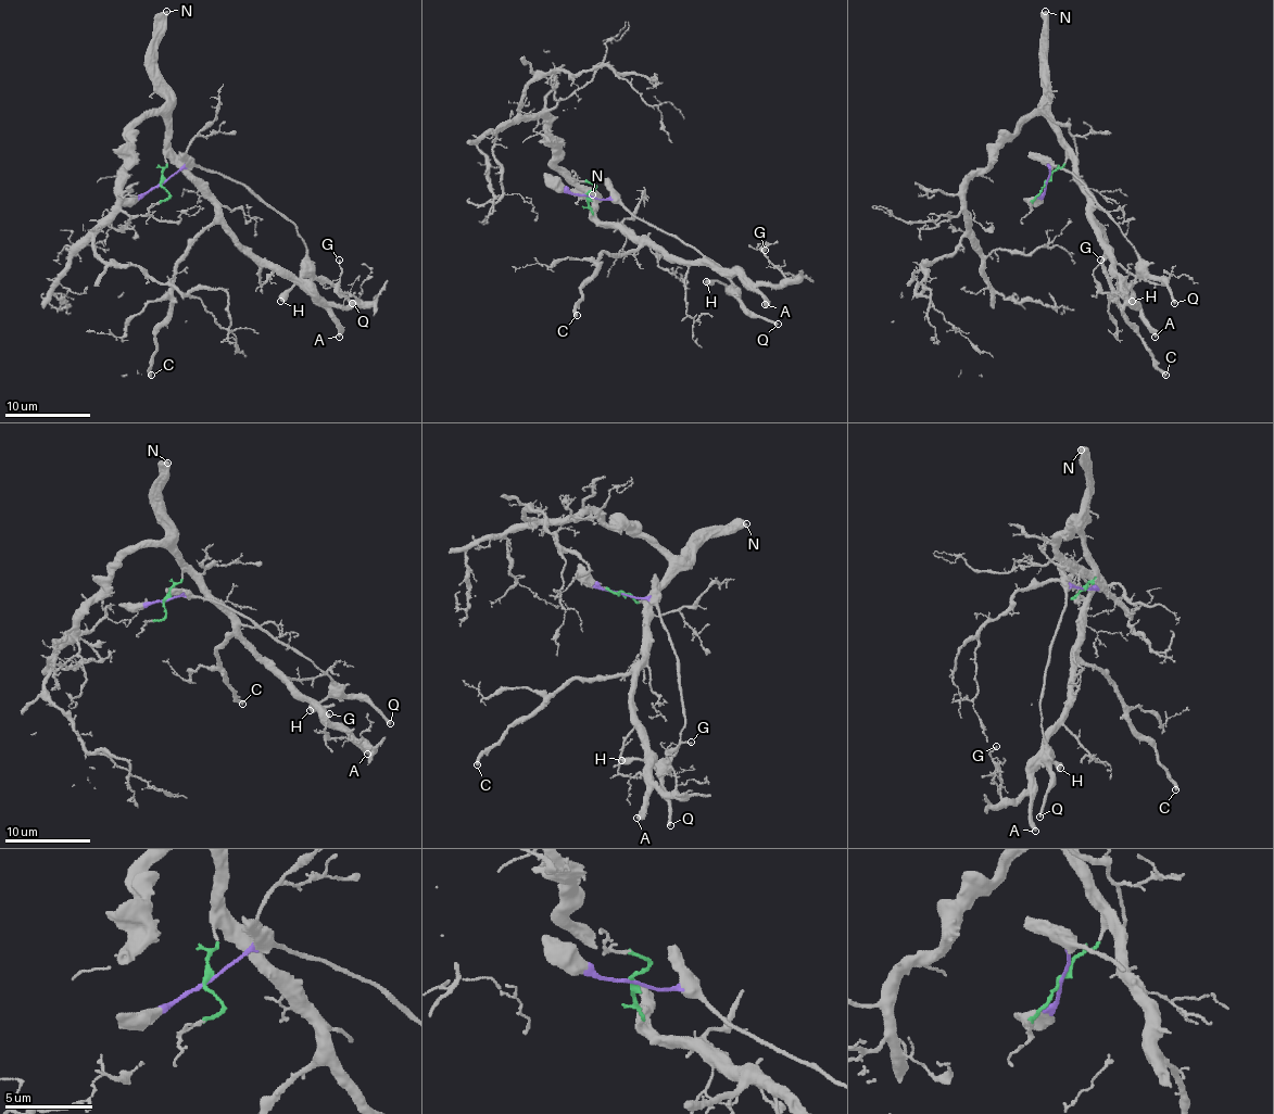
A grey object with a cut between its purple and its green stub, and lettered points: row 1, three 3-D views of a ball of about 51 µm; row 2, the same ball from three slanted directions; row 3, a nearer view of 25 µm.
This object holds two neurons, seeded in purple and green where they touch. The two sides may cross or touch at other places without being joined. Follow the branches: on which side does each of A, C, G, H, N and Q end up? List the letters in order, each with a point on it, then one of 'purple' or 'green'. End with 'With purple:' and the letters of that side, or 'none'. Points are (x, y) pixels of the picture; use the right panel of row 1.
A: place (1155, 337); green
C: place (1165, 375); green
G: place (1100, 260); green
H: place (1132, 301); purple
N: place (1045, 11); green
Q: place (1174, 303); purple
With purple: H, Q

